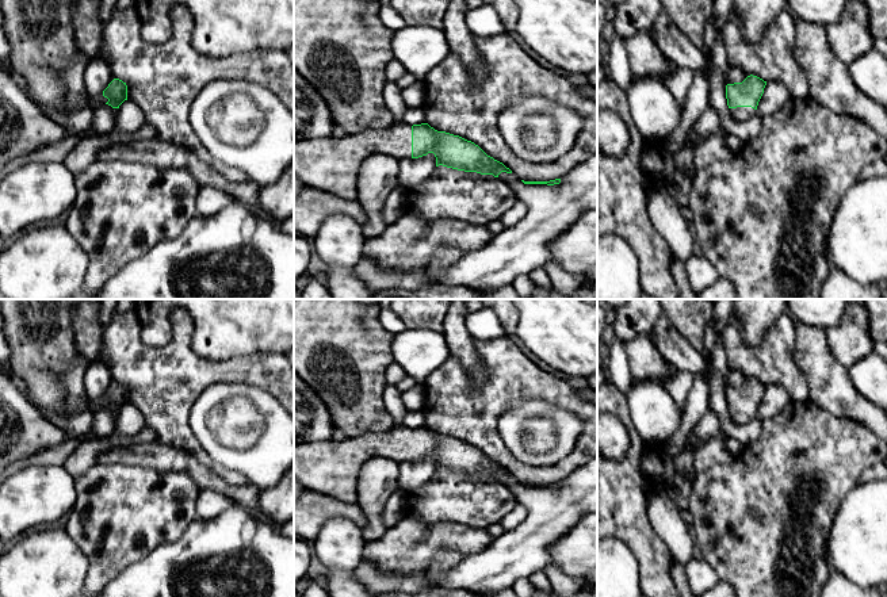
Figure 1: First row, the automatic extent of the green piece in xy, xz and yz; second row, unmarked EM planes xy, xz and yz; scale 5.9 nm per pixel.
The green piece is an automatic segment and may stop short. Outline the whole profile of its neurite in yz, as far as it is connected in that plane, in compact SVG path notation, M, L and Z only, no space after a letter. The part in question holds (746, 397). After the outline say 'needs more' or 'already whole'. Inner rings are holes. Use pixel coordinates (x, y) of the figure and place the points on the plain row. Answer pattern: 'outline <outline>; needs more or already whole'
outline M753 378L742 386L726 389L727 409L734 424L746 425L756 418L765 389L766 384Z; needs more

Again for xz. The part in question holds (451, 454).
outline M393 426L386 432L367 432L341 441L307 441L294 445L294 479L307 491L358 502L362 466L372 458L418 462L433 456L436 470L493 478L512 477L502 466L488 459L478 448L459 439L437 435L428 426Z; needs more

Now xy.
outline M114 382L100 398L92 399L88 397L83 410L88 410L95 414L98 410L108 407L112 410L115 420L119 409L125 403L127 403L127 389L119 382Z; needs more

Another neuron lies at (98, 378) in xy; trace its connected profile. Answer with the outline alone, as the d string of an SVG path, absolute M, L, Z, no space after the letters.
M102 359L92 361L84 375L85 393L92 399L103 397L112 382L111 371Z

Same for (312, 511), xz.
M305 490L294 502L294 536L313 541L328 520L339 517L353 521L360 529L366 527L366 516L358 504Z

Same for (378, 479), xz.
M372 458L366 462L358 481L358 505L366 516L362 529L364 540L379 539L387 529L382 513L390 495L398 490L399 462L390 458Z

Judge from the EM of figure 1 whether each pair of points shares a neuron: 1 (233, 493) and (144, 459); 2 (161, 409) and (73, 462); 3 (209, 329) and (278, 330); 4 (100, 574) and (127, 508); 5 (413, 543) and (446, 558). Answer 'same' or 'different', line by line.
1: same
2: different
3: same
4: same
5: different

